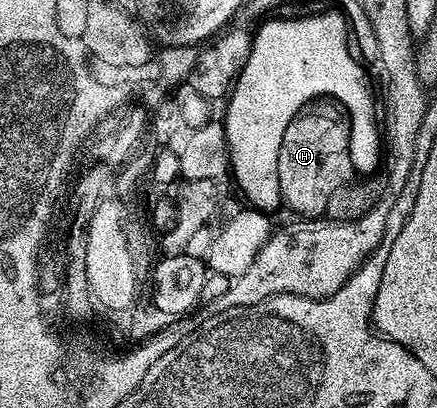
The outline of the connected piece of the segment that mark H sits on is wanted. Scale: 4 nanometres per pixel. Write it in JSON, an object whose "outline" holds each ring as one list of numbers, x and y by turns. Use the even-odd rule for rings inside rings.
{"outline":[[318,92,318,95,299,103,294,114,286,121,279,136,278,151,275,151,278,202,286,203,286,207,294,207,294,212,302,211,302,215,319,215,323,221,343,223,353,223,373,209,376,205,374,191,370,191,370,187,362,187,362,175,370,175,370,170,358,167,352,158,353,124,354,111,350,111,350,103,346,103,346,99,338,99,338,95]]}

